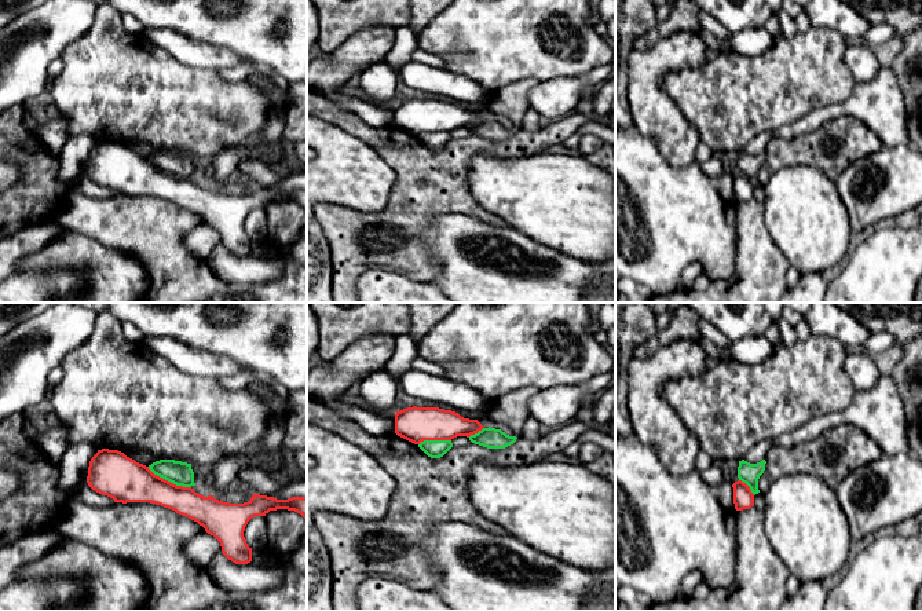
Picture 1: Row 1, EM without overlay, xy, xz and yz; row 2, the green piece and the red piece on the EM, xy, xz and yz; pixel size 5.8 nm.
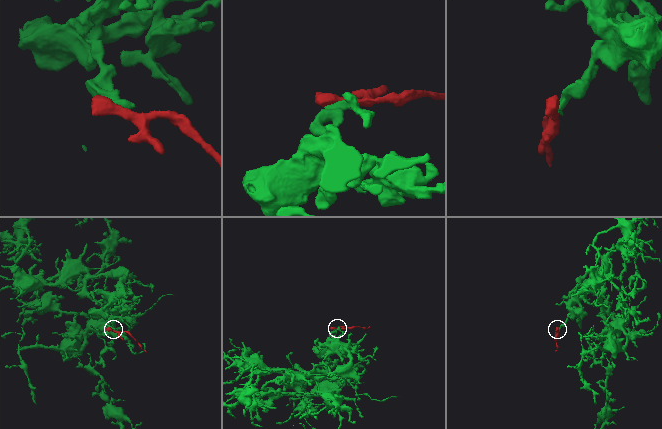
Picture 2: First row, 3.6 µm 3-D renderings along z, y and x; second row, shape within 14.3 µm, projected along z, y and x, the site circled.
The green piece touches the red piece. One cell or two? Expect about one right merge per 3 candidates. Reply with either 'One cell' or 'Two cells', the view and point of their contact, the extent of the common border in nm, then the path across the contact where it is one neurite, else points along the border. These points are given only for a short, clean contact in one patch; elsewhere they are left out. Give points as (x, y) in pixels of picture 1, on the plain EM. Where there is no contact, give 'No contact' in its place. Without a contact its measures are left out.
Two cells. Touches green at xy (169, 172). Shared border 280 nm. Boundary: xy (147, 158), (154, 165), (176, 176), (190, 179)

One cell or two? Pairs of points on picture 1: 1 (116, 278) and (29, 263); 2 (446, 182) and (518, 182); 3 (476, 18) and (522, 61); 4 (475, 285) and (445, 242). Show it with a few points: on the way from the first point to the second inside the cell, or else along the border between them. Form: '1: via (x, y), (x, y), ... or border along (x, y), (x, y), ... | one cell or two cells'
1: via (94, 262), (91, 259), (51, 259) | one cell
2: border along (476, 153), (471, 161), (468, 190), (486, 209) | two cells
3: via (487, 29), (511, 50) | one cell
4: via (475, 274), (456, 253) | one cell

